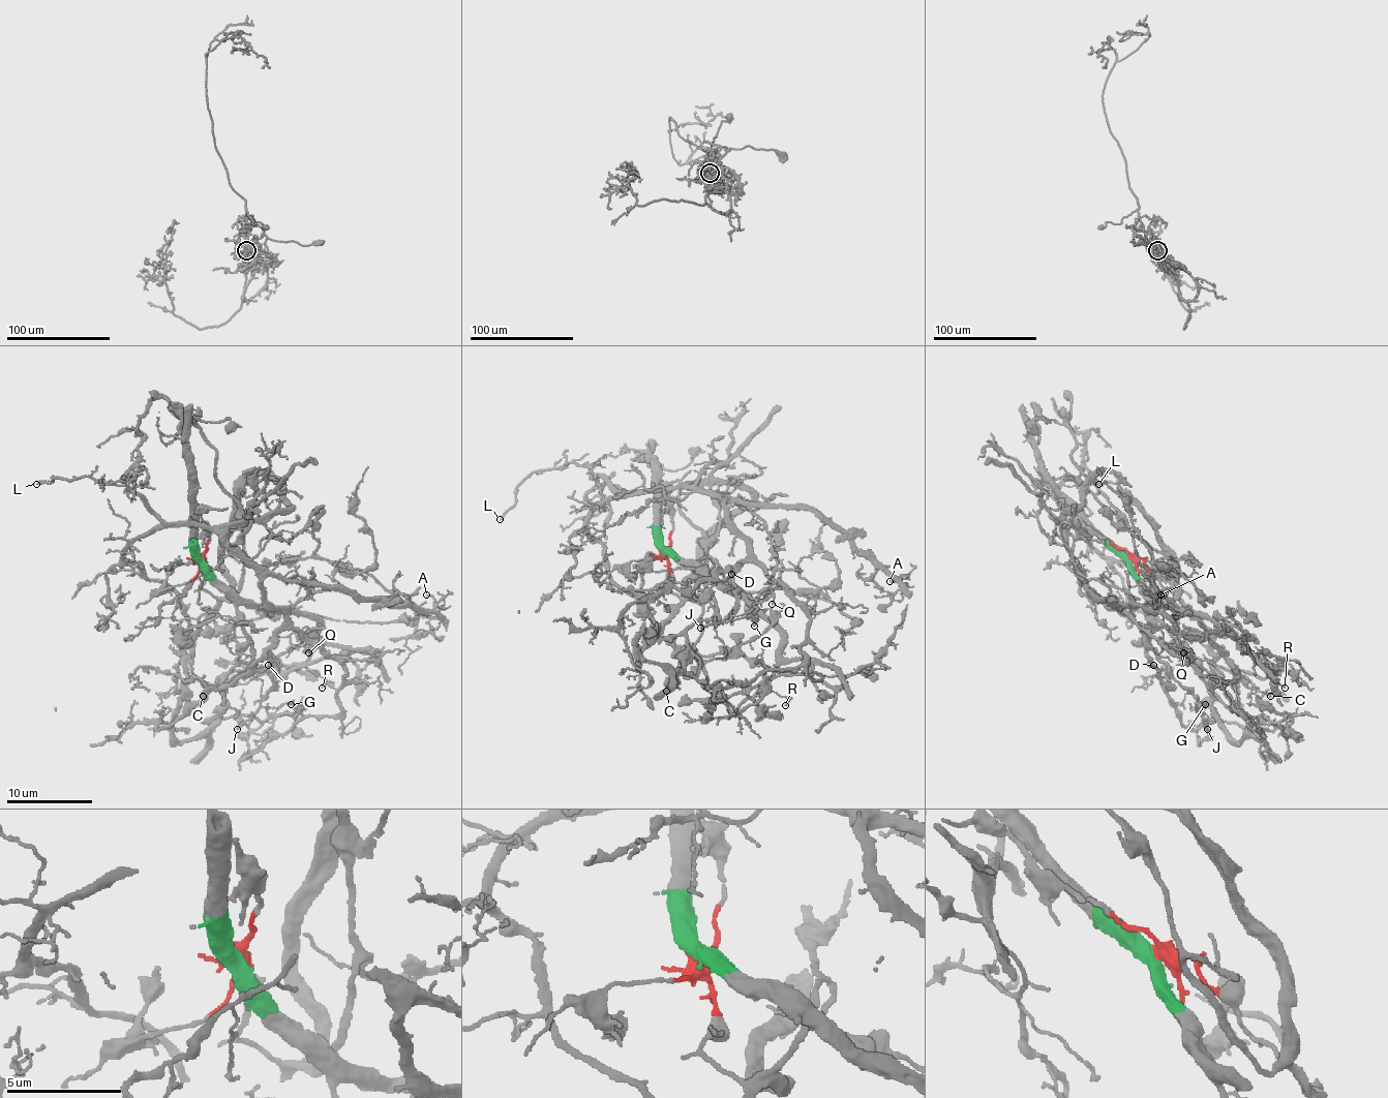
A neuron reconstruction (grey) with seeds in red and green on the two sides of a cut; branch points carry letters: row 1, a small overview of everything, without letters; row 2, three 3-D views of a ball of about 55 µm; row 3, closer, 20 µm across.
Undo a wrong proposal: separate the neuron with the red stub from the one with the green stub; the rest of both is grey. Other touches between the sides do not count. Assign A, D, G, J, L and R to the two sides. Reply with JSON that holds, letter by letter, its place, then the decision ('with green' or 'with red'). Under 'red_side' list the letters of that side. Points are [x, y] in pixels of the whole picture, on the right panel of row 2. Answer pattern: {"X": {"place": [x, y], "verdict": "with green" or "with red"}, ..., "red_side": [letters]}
{"A": {"place": [1160, 595], "verdict": "with red"}, "D": {"place": [1153, 665], "verdict": "with red"}, "G": {"place": [1205, 704], "verdict": "with red"}, "J": {"place": [1207, 729], "verdict": "with red"}, "L": {"place": [1098, 484], "verdict": "with red"}, "R": {"place": [1285, 688], "verdict": "with green"}, "red_side": ["A", "D", "G", "J", "L"]}

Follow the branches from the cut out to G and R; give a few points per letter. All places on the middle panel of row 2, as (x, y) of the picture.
G: (661, 550), (665, 586), (693, 600), (695, 550), (747, 490), (691, 486), (747, 546), (723, 620), (753, 626)
R: (661, 550), (672, 550), (725, 586), (734, 586), (779, 632), (781, 664), (766, 688), (787, 698), (785, 704)

